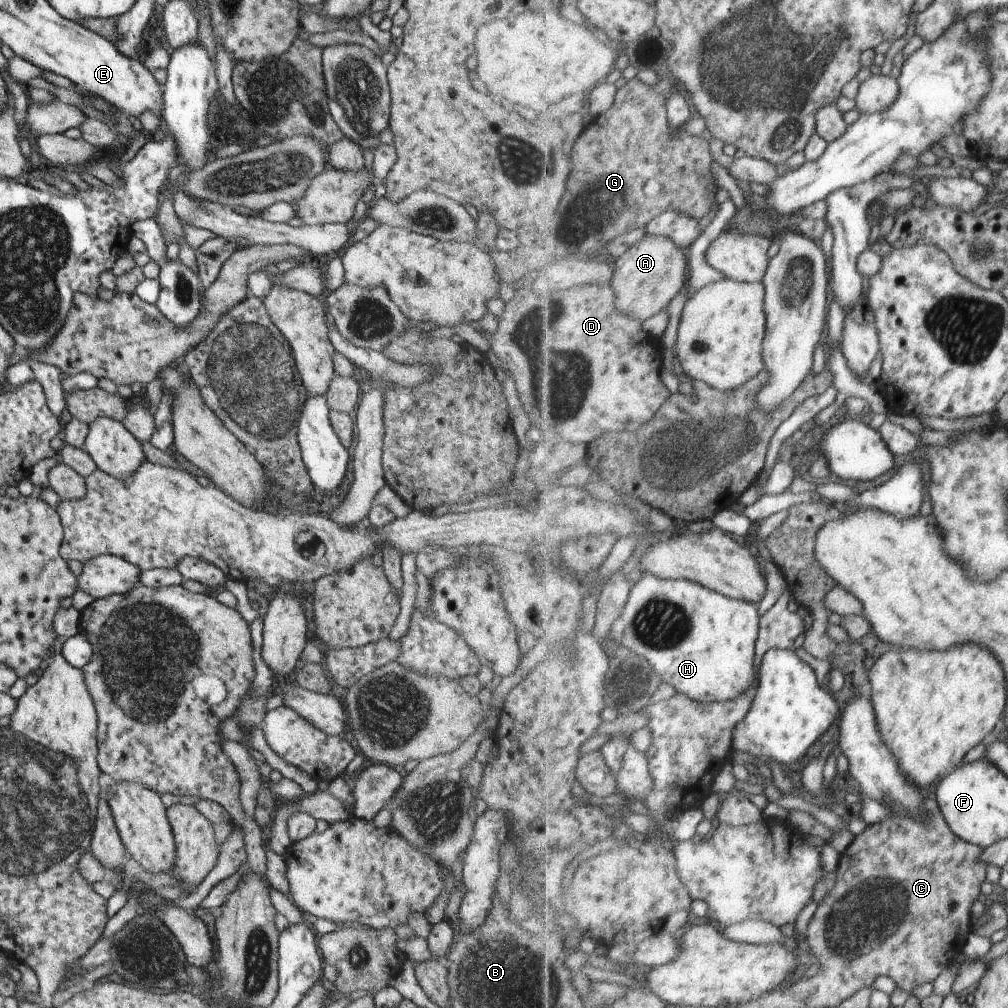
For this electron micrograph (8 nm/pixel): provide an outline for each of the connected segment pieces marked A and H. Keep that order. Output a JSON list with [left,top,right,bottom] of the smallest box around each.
[[611,235,686,321],[609,571,759,703]]

